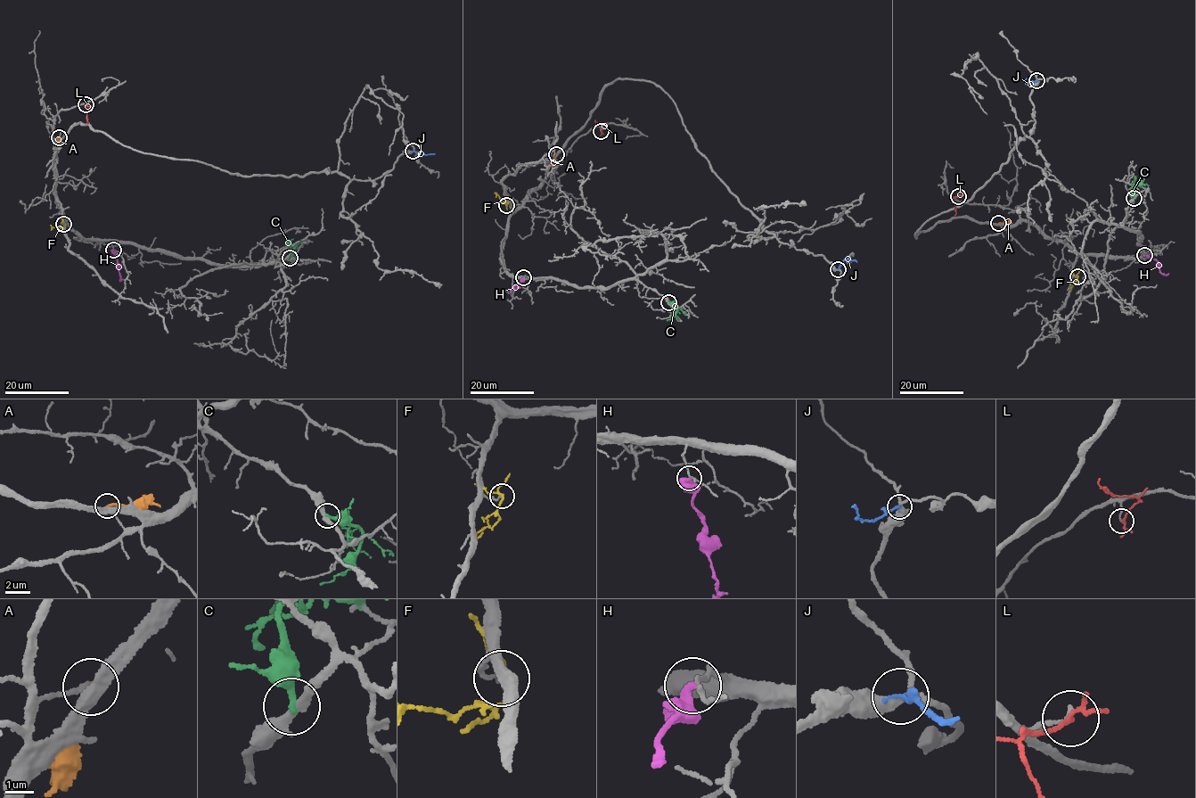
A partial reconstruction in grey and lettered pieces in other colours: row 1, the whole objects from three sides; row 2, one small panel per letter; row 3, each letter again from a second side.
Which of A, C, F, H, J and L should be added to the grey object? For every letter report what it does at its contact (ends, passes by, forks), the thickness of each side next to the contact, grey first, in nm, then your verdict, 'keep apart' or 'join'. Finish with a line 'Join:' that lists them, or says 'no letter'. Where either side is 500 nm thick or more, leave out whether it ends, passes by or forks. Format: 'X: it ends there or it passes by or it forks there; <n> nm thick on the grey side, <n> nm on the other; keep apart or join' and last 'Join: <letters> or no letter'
A: it ends there; 170 nm thick on the grey side, 200 nm on the other; keep apart
C: it ends there; 280 nm thick on the grey side, 280 nm on the other; keep apart
F: it forks there; 130 nm thick on the grey side, 130 nm on the other; keep apart
H: it ends there; 130 nm thick on the grey side, 400 nm on the other; keep apart
J: it ends there; 280 nm thick on the grey side, 200 nm on the other; keep apart
L: it forks there; 140 nm thick on the grey side, 110 nm on the other; keep apart
Join: no letter

